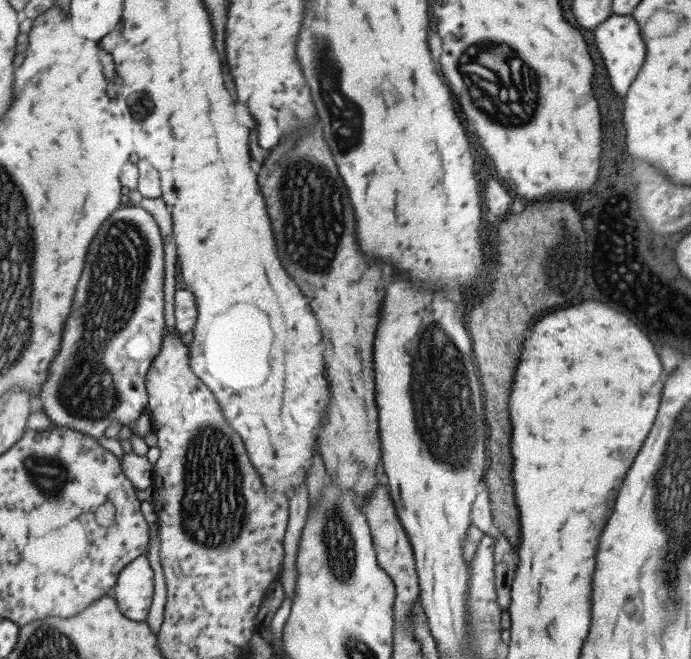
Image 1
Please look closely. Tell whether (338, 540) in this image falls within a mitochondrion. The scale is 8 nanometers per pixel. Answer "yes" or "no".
yes

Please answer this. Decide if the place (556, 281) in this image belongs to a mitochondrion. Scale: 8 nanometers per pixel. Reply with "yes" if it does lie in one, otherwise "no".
yes

